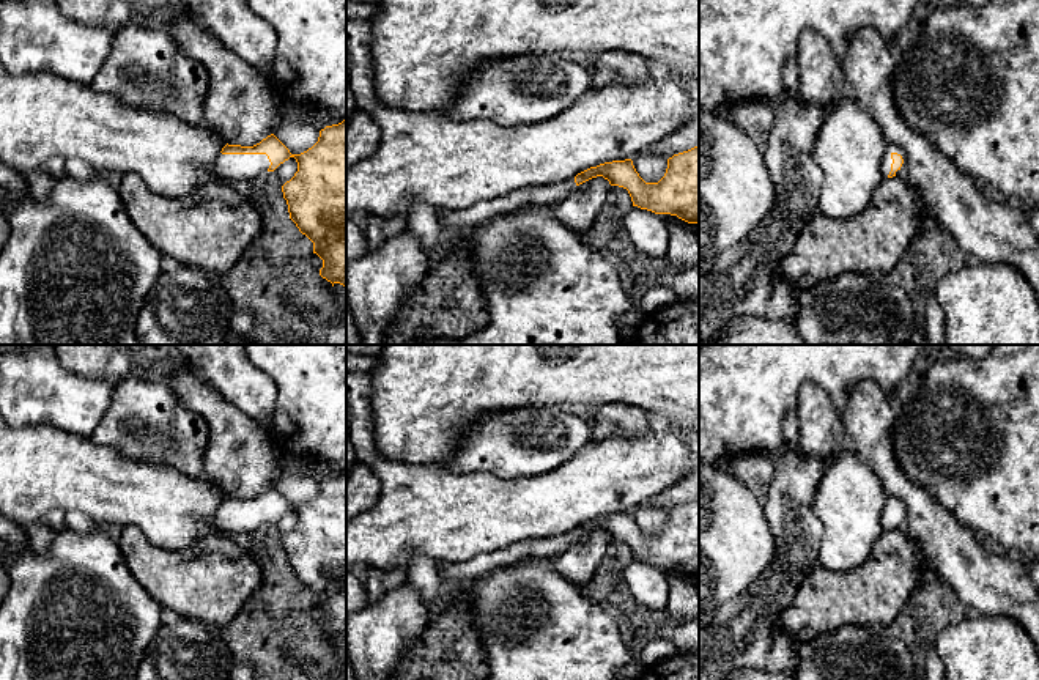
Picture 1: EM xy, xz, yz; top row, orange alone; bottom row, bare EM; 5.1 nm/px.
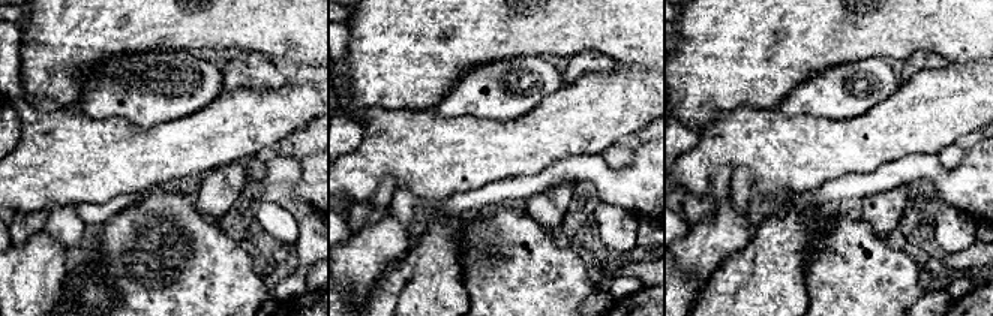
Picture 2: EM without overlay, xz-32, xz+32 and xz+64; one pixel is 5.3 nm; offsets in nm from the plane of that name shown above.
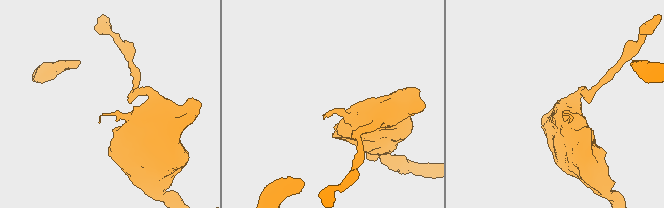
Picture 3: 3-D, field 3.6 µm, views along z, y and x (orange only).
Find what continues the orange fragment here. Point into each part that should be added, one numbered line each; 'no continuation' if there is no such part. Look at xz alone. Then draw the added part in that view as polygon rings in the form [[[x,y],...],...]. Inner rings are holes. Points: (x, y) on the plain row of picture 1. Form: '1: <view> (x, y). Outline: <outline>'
1: xz (550, 546). Outline: [[[570,530],[560,535],[516,541],[499,551],[477,554],[464,564],[438,564],[438,575],[441,581],[450,581],[464,586],[471,581],[486,576],[496,568],[510,565],[518,560],[531,557],[554,559],[568,549],[575,540],[575,530]]]

